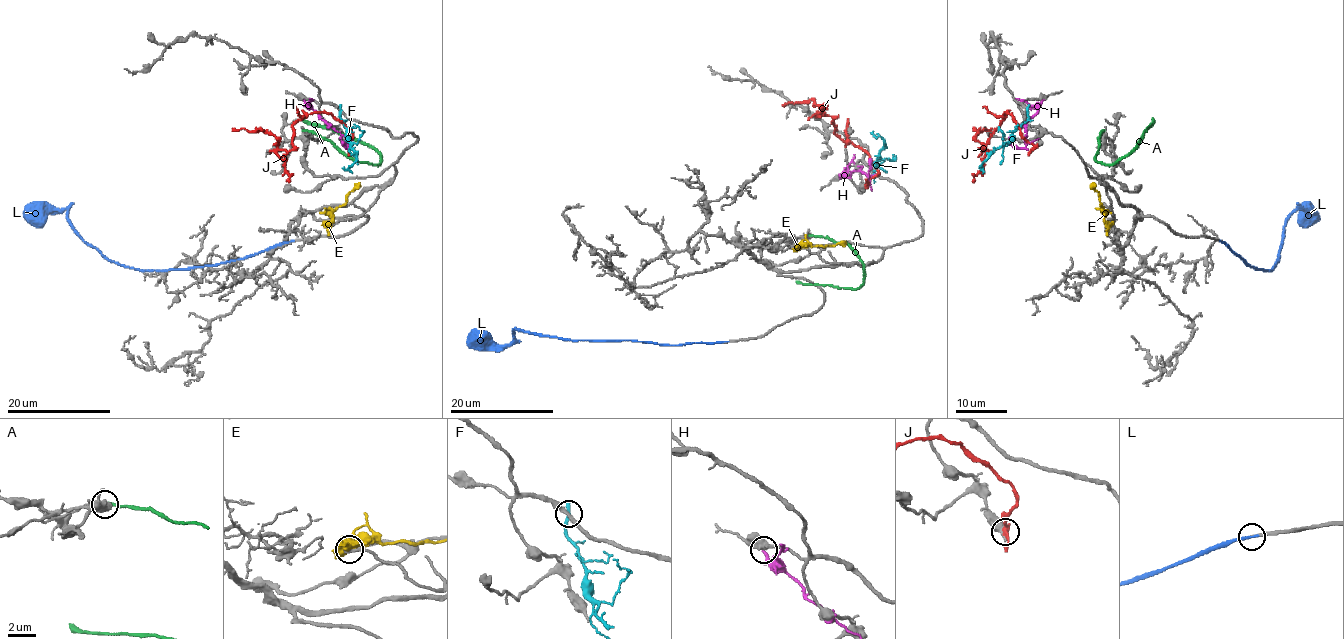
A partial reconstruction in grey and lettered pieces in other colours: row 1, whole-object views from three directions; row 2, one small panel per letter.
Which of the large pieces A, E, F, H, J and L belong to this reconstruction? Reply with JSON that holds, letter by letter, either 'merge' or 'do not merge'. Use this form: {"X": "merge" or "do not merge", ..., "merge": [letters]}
{"A": "do not merge", "E": "do not merge", "F": "do not merge", "H": "do not merge", "J": "do not merge", "L": "merge", "merge": ["L"]}

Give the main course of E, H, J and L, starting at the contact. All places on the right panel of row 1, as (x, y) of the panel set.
E: (1109, 226), (1092, 182)
H: (1042, 100), (1036, 114), (1026, 121), (1026, 146), (1015, 147), (1009, 137)
J: (1035, 147), (1021, 136), (1012, 115), (1005, 112), (982, 151), (985, 149), (975, 138), (975, 129), (991, 128)
L: (1221, 241), (1247, 265), (1273, 270), (1278, 261), (1285, 219), (1298, 209), (1313, 209), (1306, 218)

